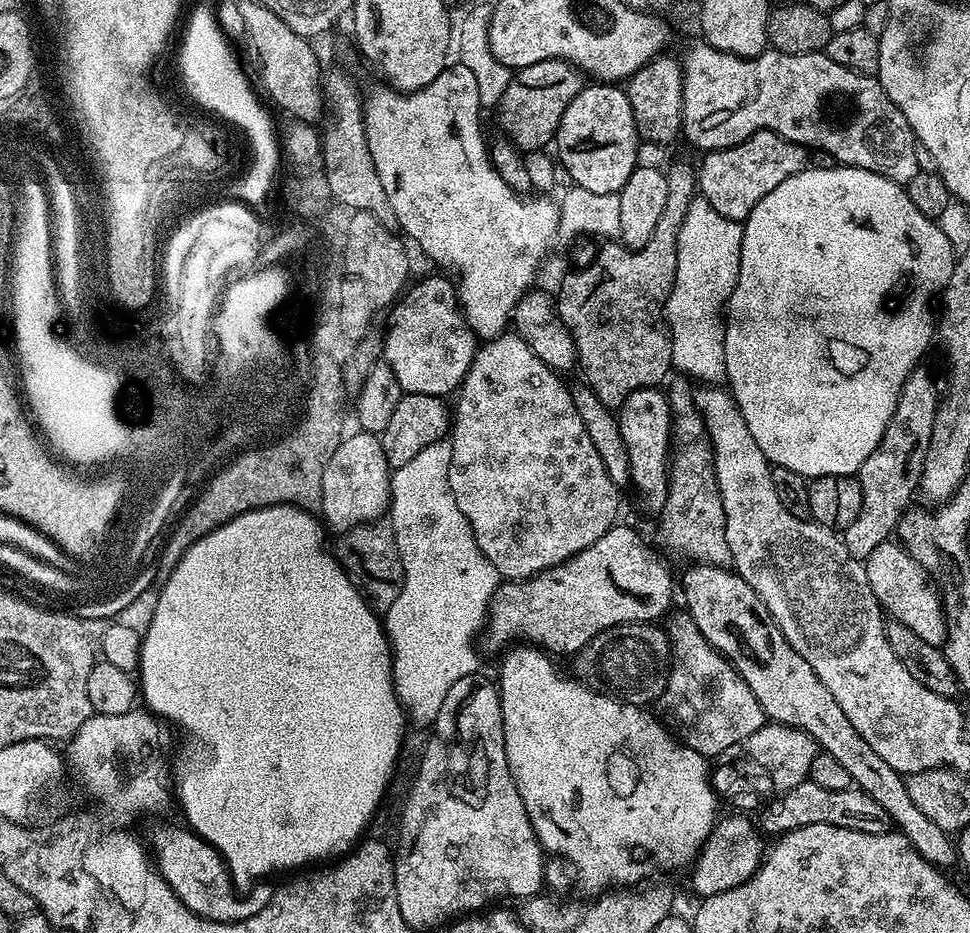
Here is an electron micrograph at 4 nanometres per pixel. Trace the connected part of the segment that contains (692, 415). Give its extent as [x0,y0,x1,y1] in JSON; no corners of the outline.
[658,378,729,566]

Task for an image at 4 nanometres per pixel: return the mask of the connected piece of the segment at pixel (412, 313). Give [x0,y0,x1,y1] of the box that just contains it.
[382,279,478,398]

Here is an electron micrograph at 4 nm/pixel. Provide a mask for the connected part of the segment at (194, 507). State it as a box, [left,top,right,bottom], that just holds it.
[158,368,346,578]

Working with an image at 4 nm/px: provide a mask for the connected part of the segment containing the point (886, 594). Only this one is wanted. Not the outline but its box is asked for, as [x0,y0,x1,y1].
[864,538,948,646]

